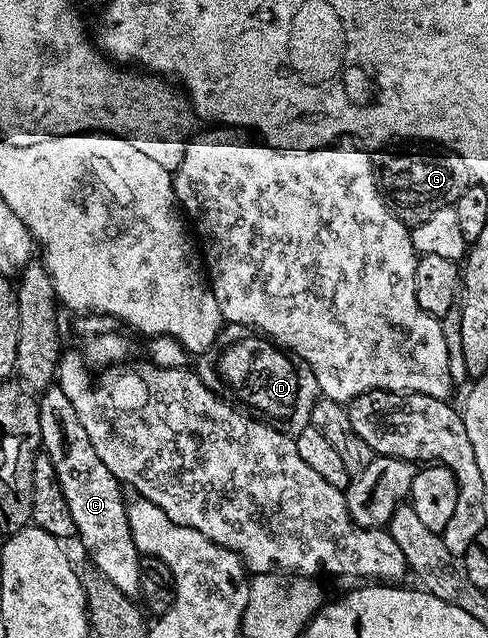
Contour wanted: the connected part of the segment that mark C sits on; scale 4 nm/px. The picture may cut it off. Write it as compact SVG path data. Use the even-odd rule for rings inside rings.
M52 384L42 391L37 398L39 419L41 420L42 453L53 460L53 468L57 472L57 480L61 484L61 492L65 492L65 504L69 504L69 512L73 512L73 524L78 541L83 541L87 554L96 571L105 575L121 592L132 596L138 595L141 571L141 555L135 549L133 532L129 528L127 508L125 505L124 487L101 464L101 456L89 444L89 435L85 433L85 424L73 409L69 396L61 392L57 384Z

